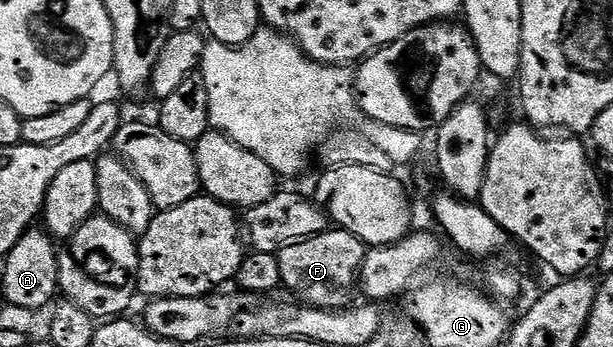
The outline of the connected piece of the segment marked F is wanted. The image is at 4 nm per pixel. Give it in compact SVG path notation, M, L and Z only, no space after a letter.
M327 229L313 235L310 239L300 239L296 243L290 243L278 252L280 261L280 277L282 287L285 290L295 291L299 295L301 302L308 307L320 307L323 311L335 309L345 309L351 306L353 295L356 295L358 286L358 274L362 268L362 262L367 253L367 246L360 242L352 233L341 229Z

